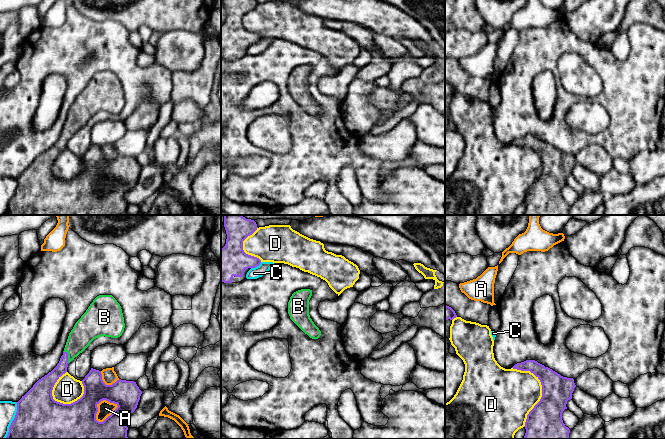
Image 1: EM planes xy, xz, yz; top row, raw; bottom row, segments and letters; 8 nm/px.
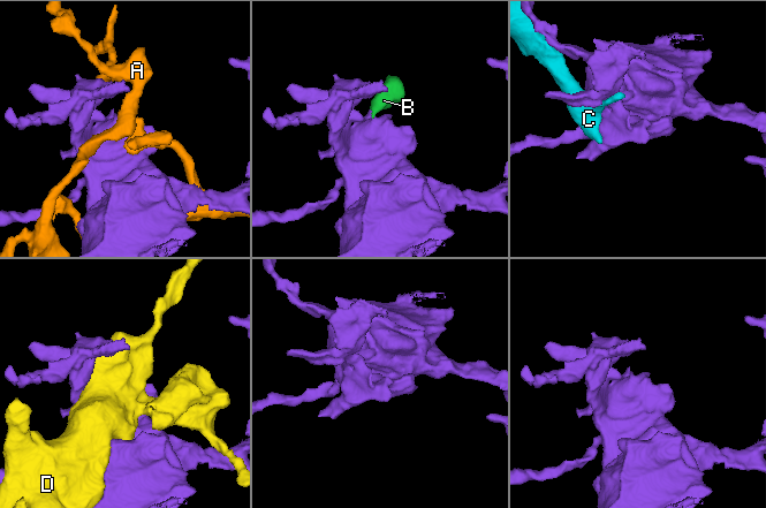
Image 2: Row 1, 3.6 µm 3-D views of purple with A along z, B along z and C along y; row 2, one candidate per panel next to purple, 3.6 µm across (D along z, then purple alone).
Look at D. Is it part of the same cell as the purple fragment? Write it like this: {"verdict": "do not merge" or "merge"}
{"verdict": "do not merge"}

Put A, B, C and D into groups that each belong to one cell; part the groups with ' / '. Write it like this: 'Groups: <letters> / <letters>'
Groups: A / B / C / D

